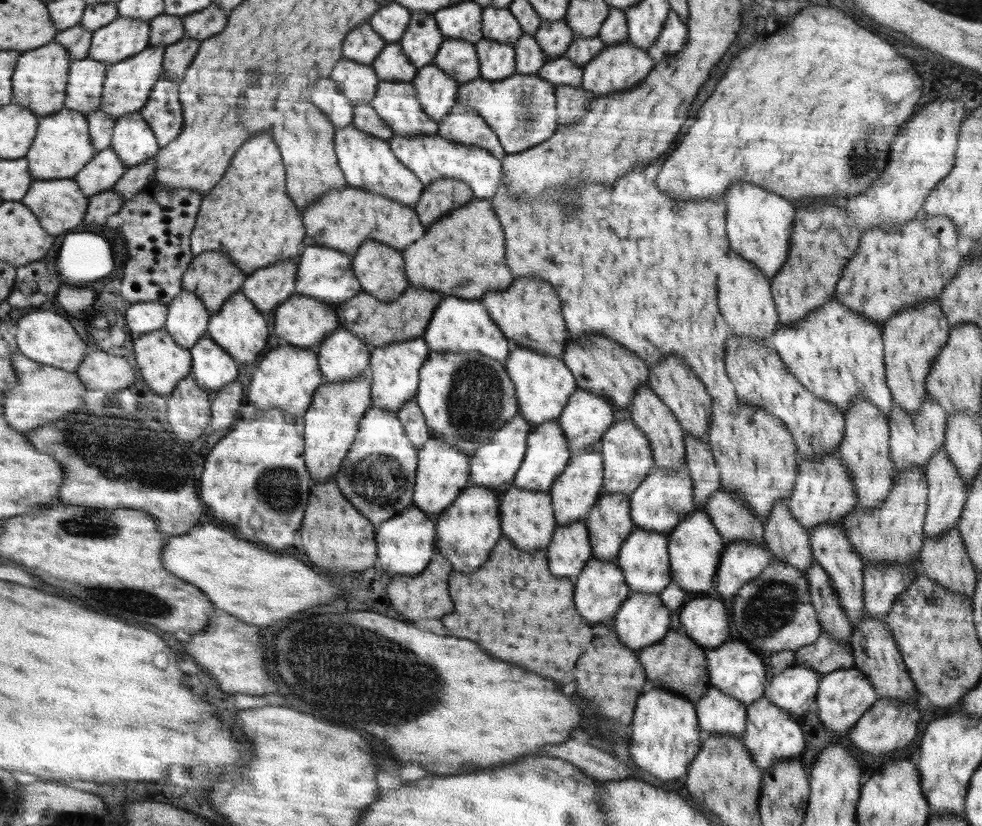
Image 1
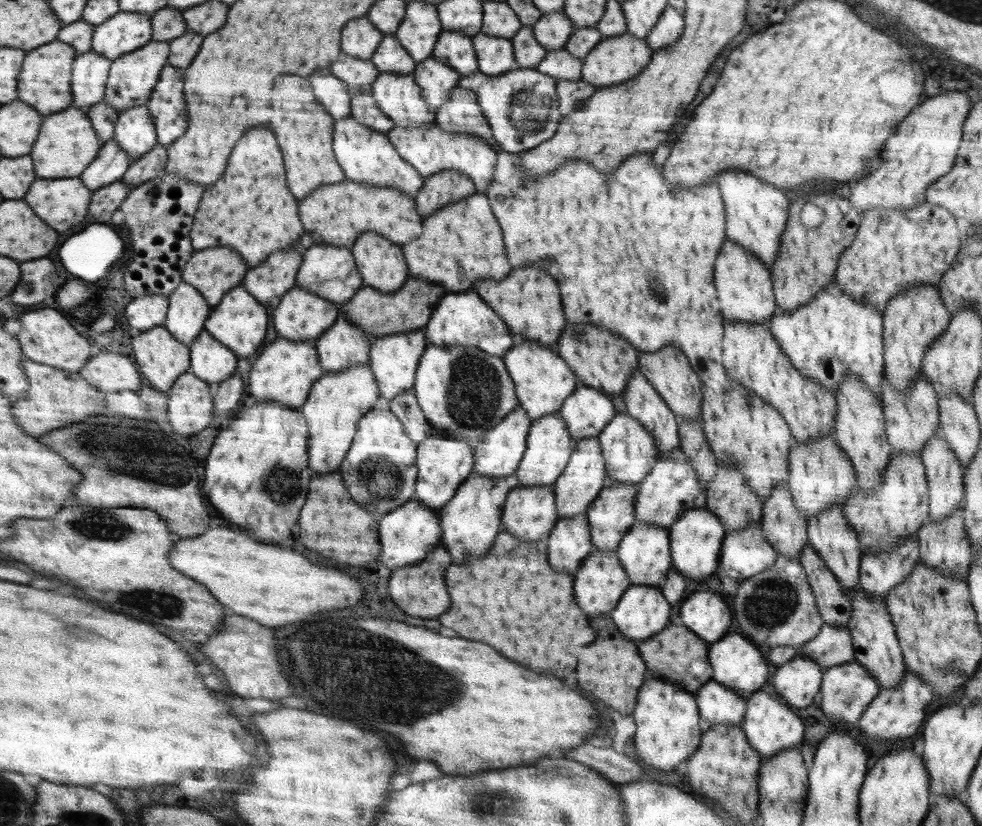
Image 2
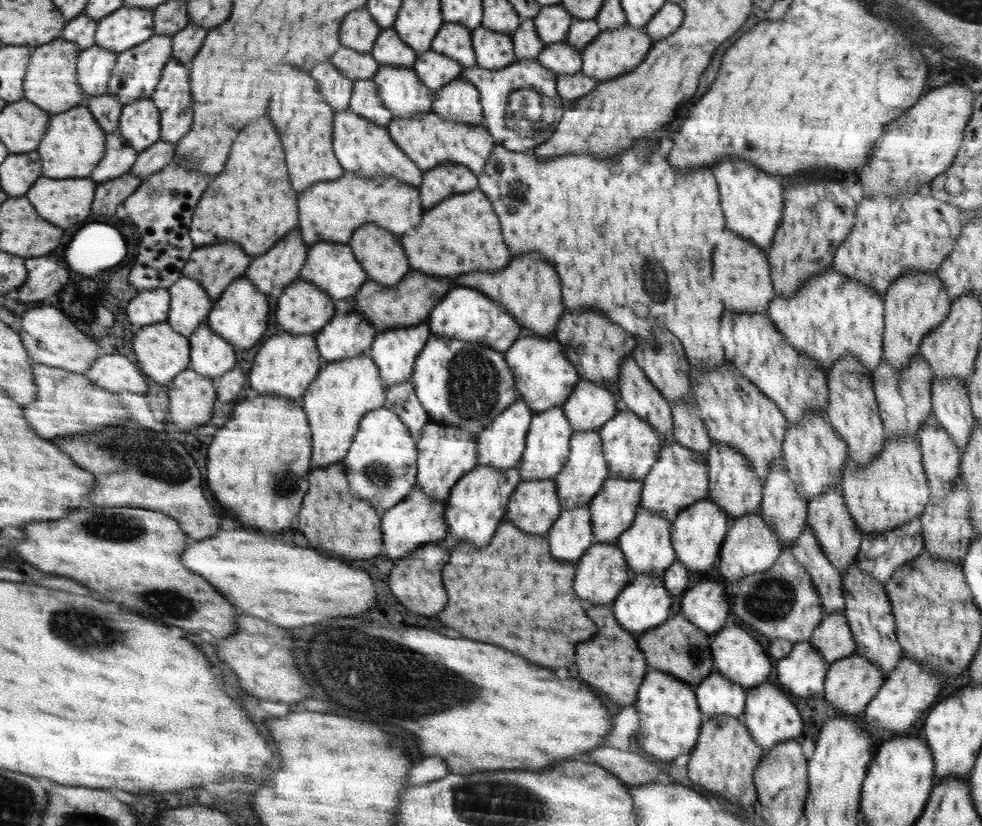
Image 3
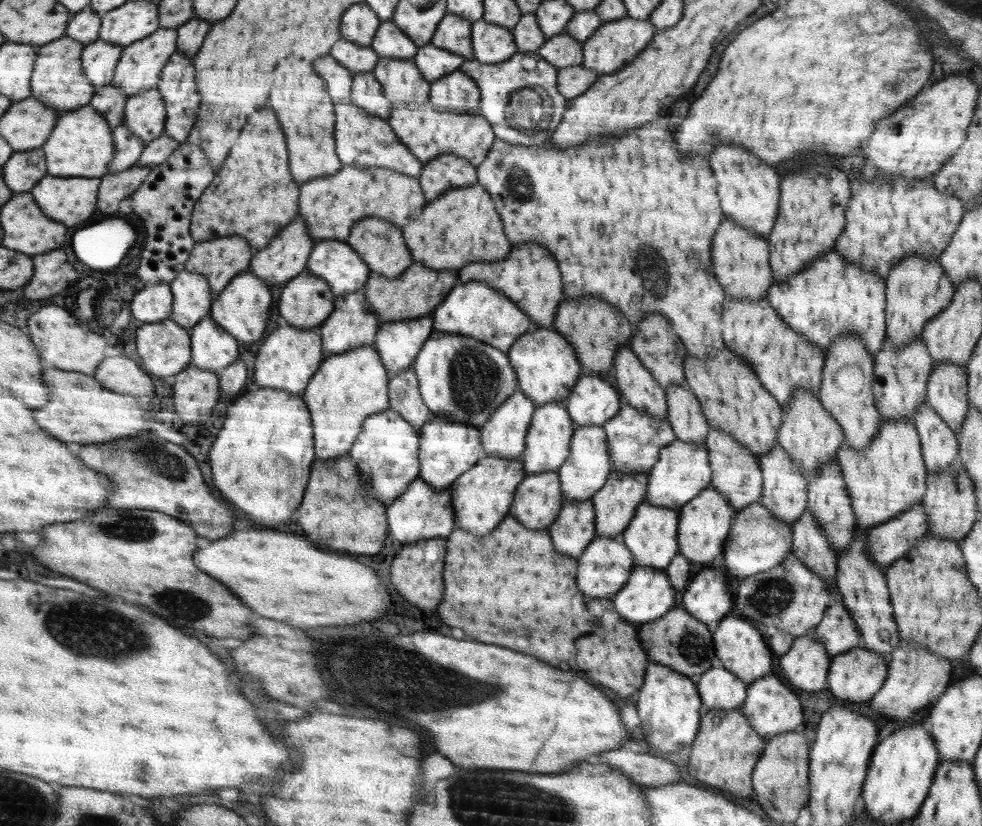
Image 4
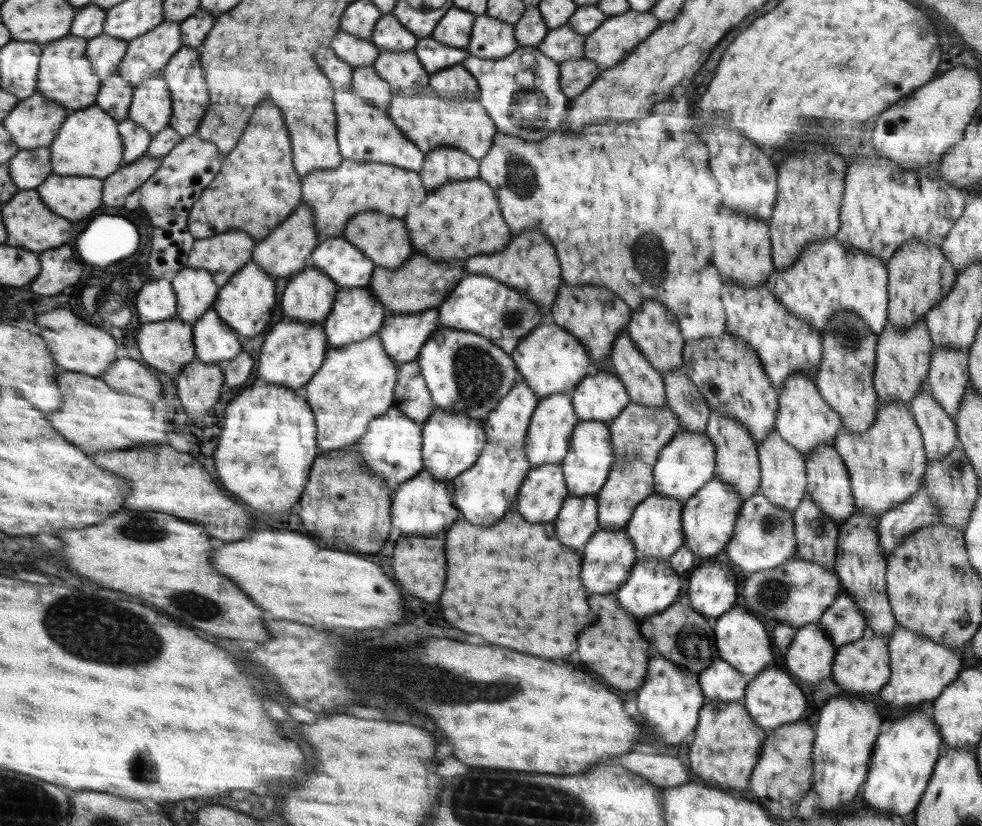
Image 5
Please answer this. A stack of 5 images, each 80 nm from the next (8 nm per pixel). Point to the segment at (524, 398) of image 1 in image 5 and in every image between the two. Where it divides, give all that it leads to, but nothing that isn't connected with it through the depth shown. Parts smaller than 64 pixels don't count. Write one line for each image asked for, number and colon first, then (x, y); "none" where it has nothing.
2: (543, 380)
3: (545, 376)
4: (548, 367)
5: (551, 360)

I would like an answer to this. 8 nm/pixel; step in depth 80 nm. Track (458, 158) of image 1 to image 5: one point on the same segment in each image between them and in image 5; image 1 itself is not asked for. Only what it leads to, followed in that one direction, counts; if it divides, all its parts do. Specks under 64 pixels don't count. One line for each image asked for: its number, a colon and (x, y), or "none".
2: (431, 149)
3: (428, 139)
4: (429, 132)
5: (431, 123)

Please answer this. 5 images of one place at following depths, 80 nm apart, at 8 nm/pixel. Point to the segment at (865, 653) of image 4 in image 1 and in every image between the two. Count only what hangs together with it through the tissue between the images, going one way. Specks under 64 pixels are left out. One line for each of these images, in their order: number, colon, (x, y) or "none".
1: (843, 696)
2: (847, 689)
3: (850, 684)

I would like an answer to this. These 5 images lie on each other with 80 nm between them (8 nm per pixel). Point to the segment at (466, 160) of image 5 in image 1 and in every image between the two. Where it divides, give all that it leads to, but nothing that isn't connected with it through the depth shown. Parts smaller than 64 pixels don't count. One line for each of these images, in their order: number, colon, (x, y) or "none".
1: (443, 195)
2: (441, 190)
3: (439, 183)
4: (438, 176)

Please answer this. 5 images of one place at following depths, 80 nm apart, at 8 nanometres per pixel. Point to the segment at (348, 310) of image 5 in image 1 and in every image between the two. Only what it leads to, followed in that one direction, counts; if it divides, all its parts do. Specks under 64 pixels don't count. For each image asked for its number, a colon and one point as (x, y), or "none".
1: (343, 356)
2: (344, 345)
3: (349, 334)
4: (353, 323)

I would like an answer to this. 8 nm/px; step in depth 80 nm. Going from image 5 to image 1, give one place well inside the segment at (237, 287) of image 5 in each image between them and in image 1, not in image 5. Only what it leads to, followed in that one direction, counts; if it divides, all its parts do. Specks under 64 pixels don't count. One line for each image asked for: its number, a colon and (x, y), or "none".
1: (238, 327)
2: (239, 322)
3: (239, 315)
4: (243, 309)

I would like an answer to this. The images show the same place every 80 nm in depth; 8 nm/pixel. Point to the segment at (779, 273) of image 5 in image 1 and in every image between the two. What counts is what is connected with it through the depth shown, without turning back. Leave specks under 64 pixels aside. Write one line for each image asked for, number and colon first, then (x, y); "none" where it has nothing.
1: (837, 354)
2: (834, 335)
3: (829, 316)
4: (831, 298)

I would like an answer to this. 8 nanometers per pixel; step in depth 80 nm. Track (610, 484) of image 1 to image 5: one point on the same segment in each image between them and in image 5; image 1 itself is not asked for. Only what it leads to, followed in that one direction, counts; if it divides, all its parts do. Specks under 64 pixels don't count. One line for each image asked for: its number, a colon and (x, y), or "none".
2: (630, 451)
3: (631, 445)
4: (635, 439)
5: (639, 432)

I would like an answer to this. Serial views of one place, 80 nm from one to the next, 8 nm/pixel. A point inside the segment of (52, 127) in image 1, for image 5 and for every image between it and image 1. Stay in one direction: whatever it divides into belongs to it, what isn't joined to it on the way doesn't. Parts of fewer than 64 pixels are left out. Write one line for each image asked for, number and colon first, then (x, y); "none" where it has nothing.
2: (68, 144)
3: (74, 144)
4: (82, 144)
5: (89, 144)

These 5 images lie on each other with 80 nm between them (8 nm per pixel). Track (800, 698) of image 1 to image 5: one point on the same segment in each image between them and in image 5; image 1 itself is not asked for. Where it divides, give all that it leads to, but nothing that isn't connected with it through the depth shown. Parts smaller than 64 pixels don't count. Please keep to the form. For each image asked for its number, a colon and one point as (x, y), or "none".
2: (796, 682)
3: (801, 673)
4: (805, 666)
5: (809, 658)

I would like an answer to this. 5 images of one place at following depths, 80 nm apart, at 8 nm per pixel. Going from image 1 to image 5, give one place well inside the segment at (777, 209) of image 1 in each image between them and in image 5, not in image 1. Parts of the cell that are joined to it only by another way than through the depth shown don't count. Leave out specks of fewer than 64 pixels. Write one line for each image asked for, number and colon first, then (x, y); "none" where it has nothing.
2: (756, 212)
3: (752, 200)
4: (750, 191)
5: (748, 180)

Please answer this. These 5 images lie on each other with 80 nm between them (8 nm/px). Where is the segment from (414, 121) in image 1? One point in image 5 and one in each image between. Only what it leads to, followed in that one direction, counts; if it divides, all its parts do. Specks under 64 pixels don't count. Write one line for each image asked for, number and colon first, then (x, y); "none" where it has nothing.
2: (400, 97)
3: (402, 92)
4: (402, 82)
5: (402, 70)

